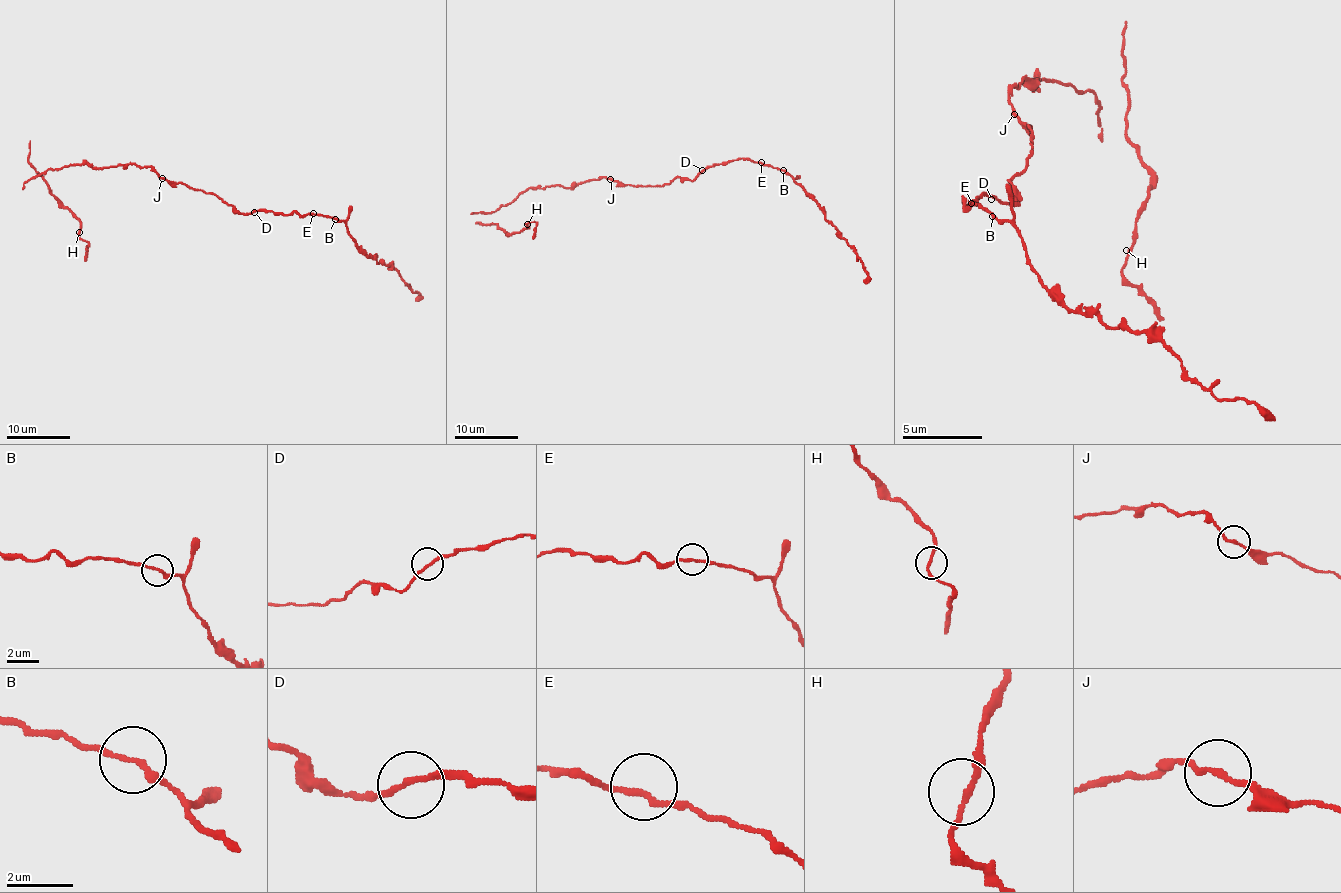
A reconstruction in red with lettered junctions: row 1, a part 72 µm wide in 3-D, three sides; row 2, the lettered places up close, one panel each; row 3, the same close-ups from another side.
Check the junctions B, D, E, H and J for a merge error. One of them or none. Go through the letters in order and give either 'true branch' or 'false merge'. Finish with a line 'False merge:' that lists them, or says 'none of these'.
B: true branch
D: true branch
E: true branch
H: true branch
J: true branch
False merge: none of these

